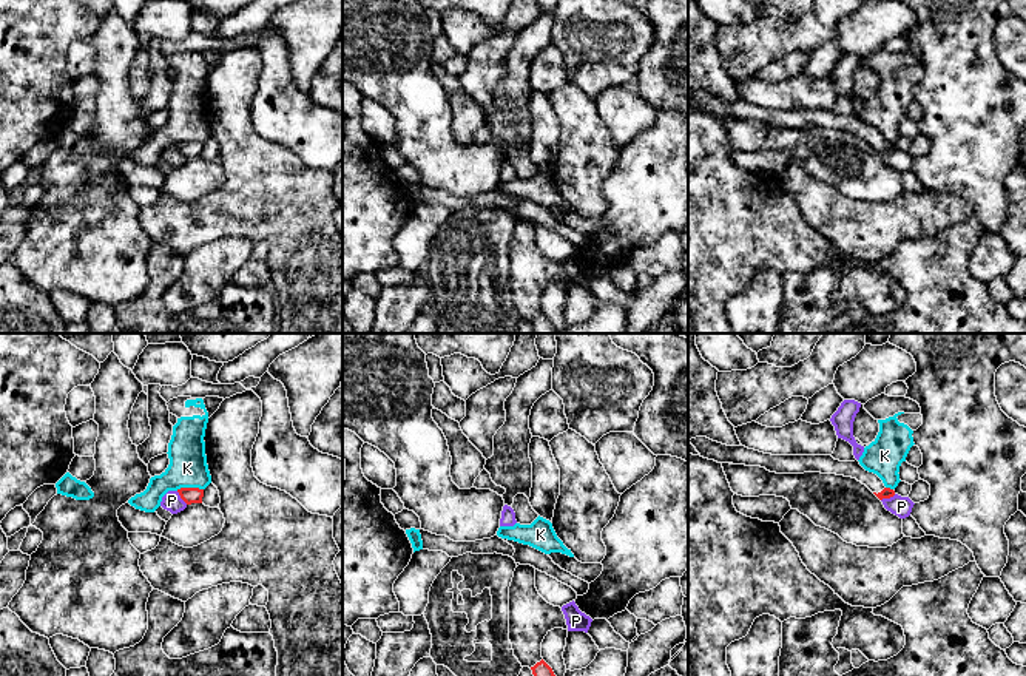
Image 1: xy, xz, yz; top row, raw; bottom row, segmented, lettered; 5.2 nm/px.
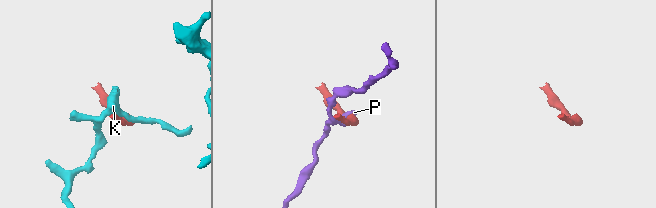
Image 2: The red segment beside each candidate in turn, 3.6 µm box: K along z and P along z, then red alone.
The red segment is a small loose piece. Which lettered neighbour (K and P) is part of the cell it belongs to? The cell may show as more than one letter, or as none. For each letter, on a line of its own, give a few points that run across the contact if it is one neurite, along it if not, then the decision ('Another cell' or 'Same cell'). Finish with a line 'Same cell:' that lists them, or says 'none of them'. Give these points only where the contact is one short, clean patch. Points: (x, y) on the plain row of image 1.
K: Line: xy (202, 142), (176, 144). Another cell
P: Another cell
Same cell: none of them

